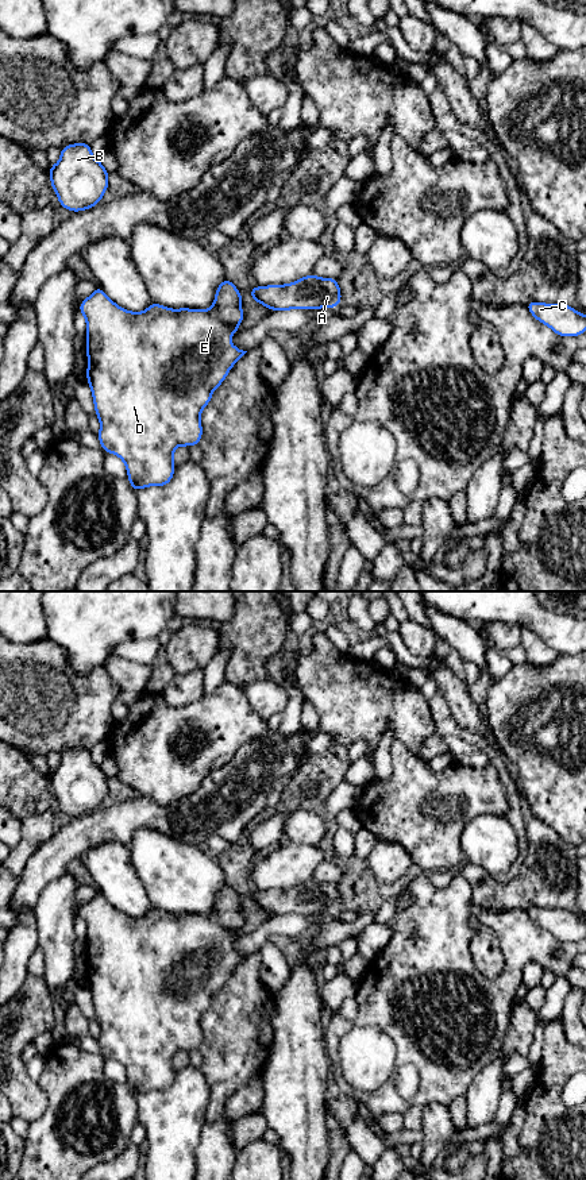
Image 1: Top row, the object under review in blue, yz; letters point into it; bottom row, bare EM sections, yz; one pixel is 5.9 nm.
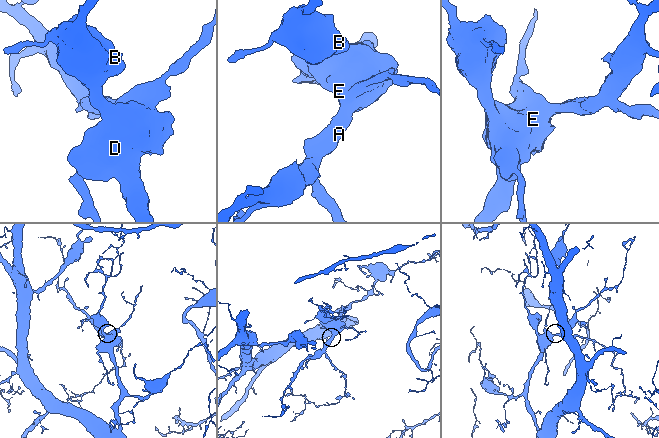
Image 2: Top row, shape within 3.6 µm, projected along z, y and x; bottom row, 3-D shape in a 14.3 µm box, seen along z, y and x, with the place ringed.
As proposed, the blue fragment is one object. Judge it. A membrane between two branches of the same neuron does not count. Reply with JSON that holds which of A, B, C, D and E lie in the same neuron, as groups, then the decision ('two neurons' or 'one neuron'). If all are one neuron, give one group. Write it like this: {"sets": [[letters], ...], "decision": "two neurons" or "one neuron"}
{"sets": [["A", "B", "C", "D", "E"]], "decision": "one neuron"}

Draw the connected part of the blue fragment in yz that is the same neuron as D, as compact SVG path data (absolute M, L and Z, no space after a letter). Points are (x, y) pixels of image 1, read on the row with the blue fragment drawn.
M225 277L225 279L217 286L212 306L204 311L189 308L170 309L153 302L143 312L130 312L116 305L99 286L88 298L80 304L78 311L85 316L86 320L86 381L89 382L93 396L95 412L100 420L100 432L97 437L105 452L115 454L124 462L128 474L128 482L135 491L149 486L166 486L171 481L176 471L173 460L174 450L178 446L192 447L200 443L203 436L203 427L200 420L201 410L209 404L213 390L221 385L231 367L247 352L231 344L231 335L239 331L239 324L246 316L242 311L240 302L240 292L236 289L234 282Z

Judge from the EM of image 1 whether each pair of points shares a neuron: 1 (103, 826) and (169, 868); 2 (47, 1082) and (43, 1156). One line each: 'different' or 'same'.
1: different
2: same

